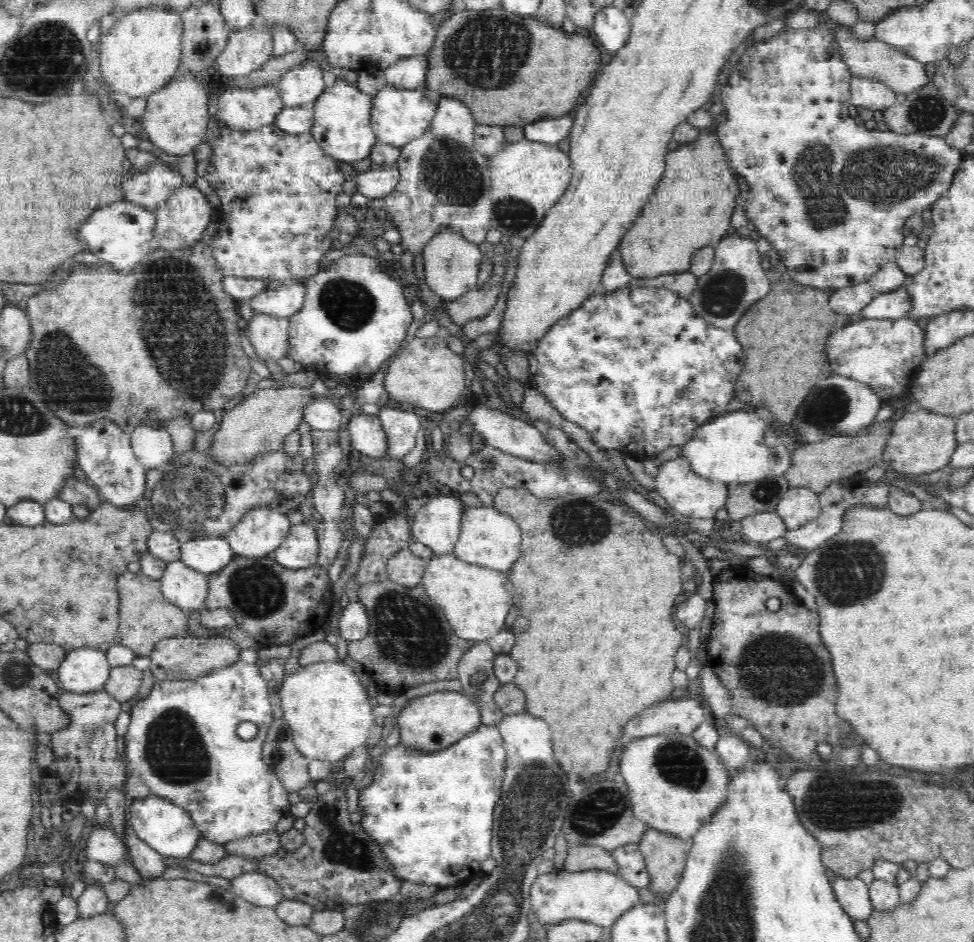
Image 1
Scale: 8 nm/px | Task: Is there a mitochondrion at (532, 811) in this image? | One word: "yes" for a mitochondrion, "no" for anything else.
yes

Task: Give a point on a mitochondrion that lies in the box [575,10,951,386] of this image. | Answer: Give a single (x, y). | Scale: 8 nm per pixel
(879, 175)

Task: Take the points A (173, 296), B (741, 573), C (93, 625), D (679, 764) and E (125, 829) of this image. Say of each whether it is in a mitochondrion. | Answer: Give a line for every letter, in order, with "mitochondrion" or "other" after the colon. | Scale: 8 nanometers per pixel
A: mitochondrion
B: other
C: other
D: mitochondrion
E: other

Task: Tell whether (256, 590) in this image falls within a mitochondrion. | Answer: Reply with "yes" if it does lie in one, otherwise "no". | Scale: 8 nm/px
yes

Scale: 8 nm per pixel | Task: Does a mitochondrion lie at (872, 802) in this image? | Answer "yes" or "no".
yes

